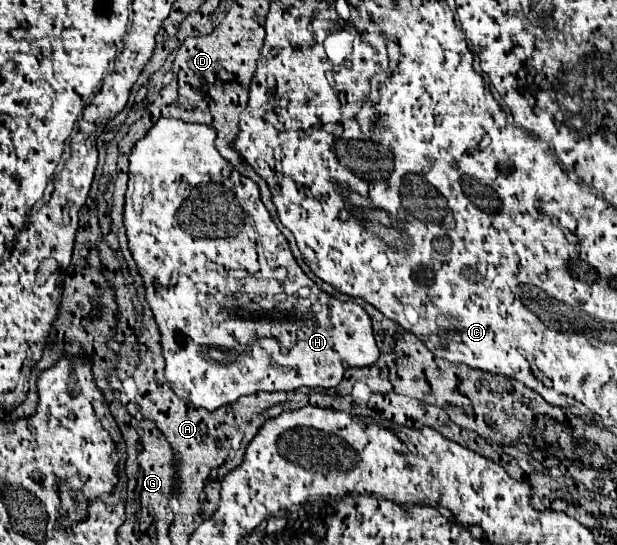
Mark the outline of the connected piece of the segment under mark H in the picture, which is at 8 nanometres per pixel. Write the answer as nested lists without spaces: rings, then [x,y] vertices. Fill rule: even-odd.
[[[160,118],[142,140],[138,140],[130,152],[130,166],[128,166],[128,190],[124,198],[124,228],[128,236],[128,248],[132,252],[132,258],[138,266],[138,272],[144,282],[146,290],[146,302],[154,314],[154,320],[160,330],[160,346],[162,346],[162,356],[166,360],[164,368],[164,378],[172,386],[178,398],[184,398],[192,402],[194,406],[202,406],[206,410],[216,410],[224,404],[236,402],[244,394],[254,394],[254,392],[276,392],[276,391],[293,391],[300,386],[308,388],[336,388],[350,366],[370,366],[378,360],[380,352],[374,342],[372,334],[372,322],[370,316],[358,306],[356,302],[340,302],[326,292],[322,292],[296,264],[290,246],[282,232],[276,228],[272,222],[268,210],[264,208],[260,200],[258,186],[250,180],[244,178],[240,172],[232,168],[228,160],[220,156],[220,152],[214,146],[216,140],[216,130],[206,124],[190,124],[174,118]],[[276,272],[286,274],[282,282],[276,280]],[[222,304],[224,304],[224,316],[226,316],[226,304],[232,308],[228,310],[228,316],[232,316],[228,322],[220,320],[222,316]],[[276,326],[284,328],[284,340],[276,340]]]

